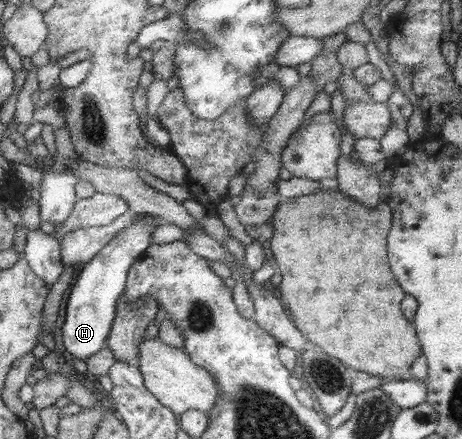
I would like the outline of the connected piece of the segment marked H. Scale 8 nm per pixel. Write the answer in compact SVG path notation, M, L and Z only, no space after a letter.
M142 214L138 222L124 230L77 274L62 326L64 347L69 358L87 362L91 356L98 354L108 344L109 334L117 318L119 300L126 292L131 265L152 247L151 237L156 227L153 217L155 216L151 214L151 221L149 221L149 214Z

